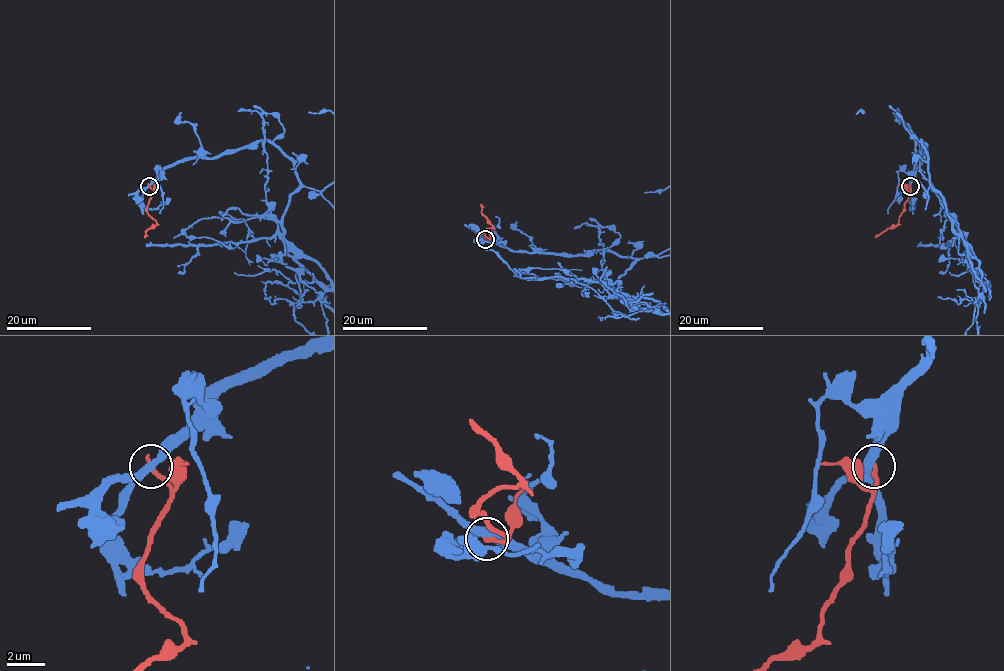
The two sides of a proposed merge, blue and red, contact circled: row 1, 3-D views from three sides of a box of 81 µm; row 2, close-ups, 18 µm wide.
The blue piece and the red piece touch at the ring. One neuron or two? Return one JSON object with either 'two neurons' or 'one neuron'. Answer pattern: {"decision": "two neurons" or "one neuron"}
{"decision": "two neurons"}

